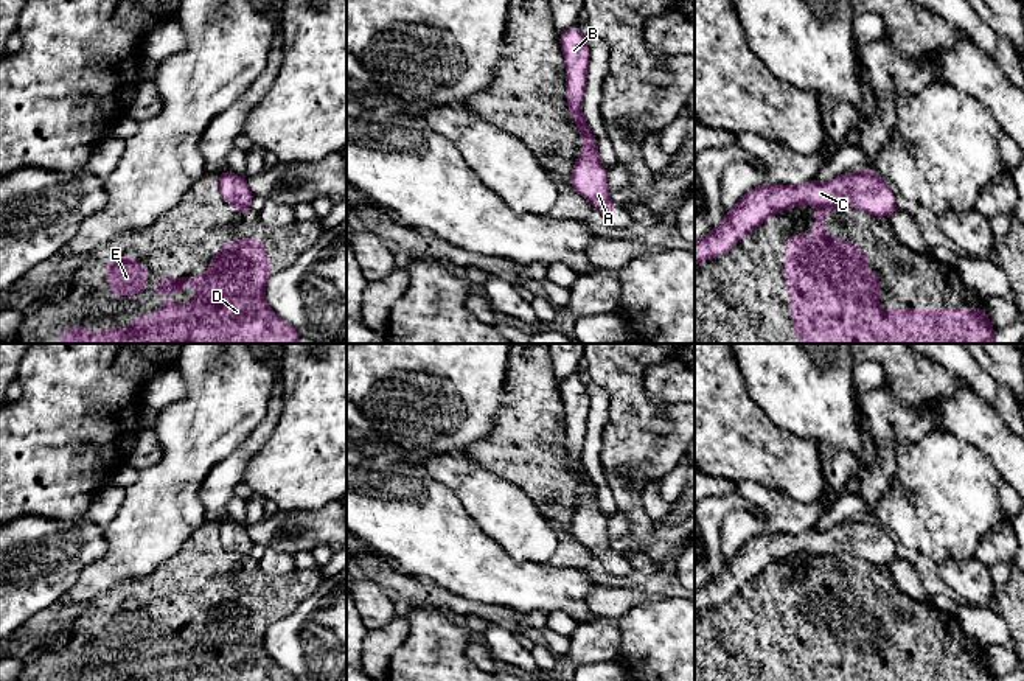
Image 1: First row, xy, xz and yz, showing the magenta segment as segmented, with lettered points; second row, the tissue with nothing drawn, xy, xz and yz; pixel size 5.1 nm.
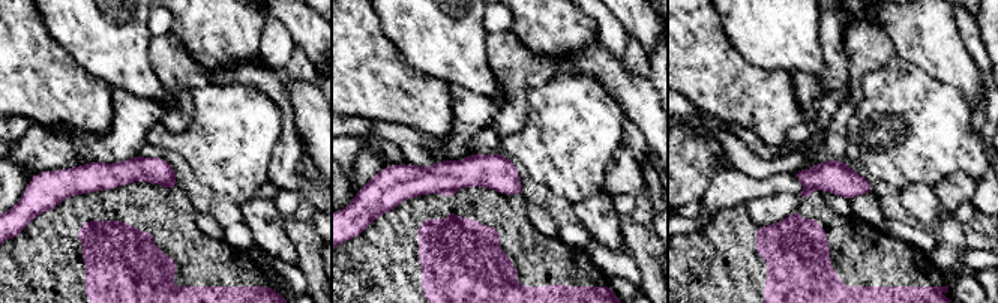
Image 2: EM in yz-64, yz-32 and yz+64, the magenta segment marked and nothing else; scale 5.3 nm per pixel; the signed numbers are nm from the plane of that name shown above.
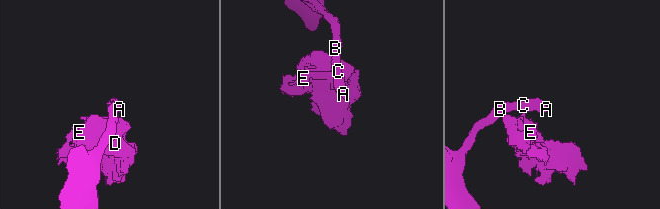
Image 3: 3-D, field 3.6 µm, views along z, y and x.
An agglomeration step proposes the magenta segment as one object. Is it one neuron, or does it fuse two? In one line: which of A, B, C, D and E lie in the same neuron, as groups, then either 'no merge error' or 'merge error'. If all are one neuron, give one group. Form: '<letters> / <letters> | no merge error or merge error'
A B C / D E | merge error

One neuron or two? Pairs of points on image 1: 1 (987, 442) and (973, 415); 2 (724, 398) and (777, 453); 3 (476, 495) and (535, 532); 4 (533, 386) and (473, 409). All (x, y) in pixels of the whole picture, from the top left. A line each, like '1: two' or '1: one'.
1: one
2: one
3: one
4: two

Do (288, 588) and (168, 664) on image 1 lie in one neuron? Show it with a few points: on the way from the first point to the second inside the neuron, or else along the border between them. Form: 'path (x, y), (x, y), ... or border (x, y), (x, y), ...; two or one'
path (258, 600), (238, 618), (208, 625), (198, 635); one

